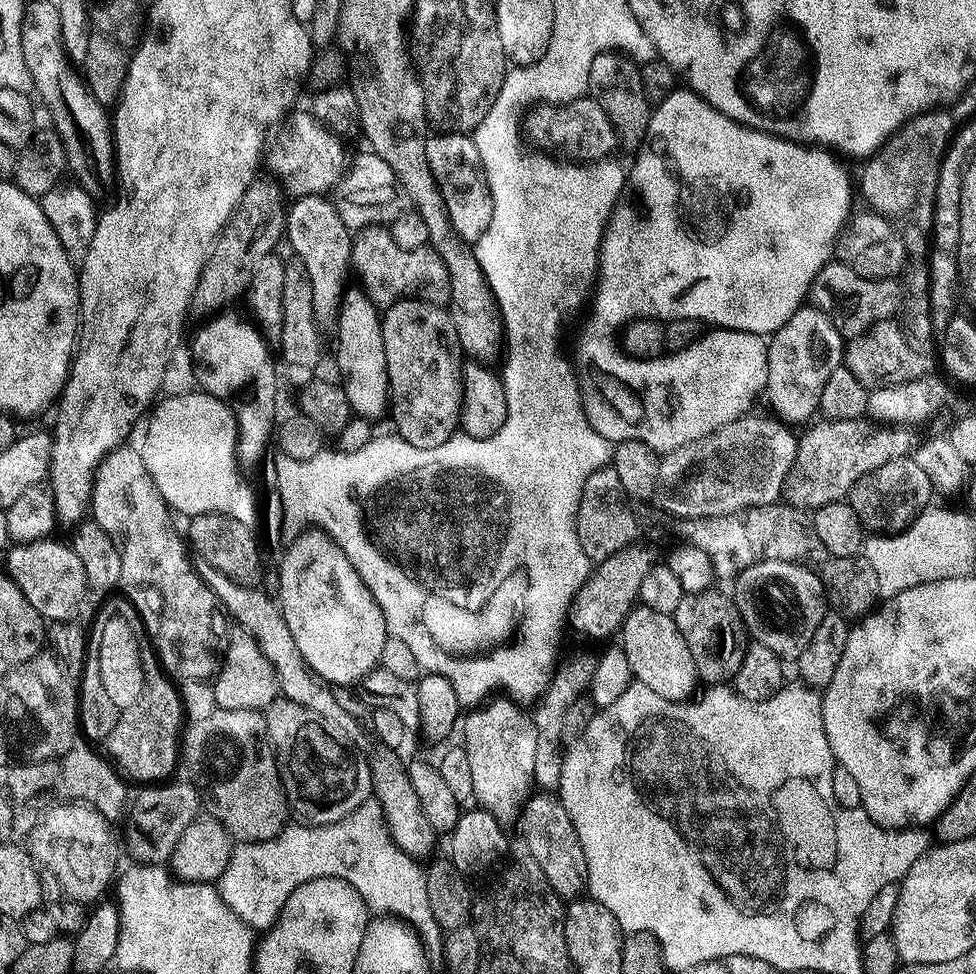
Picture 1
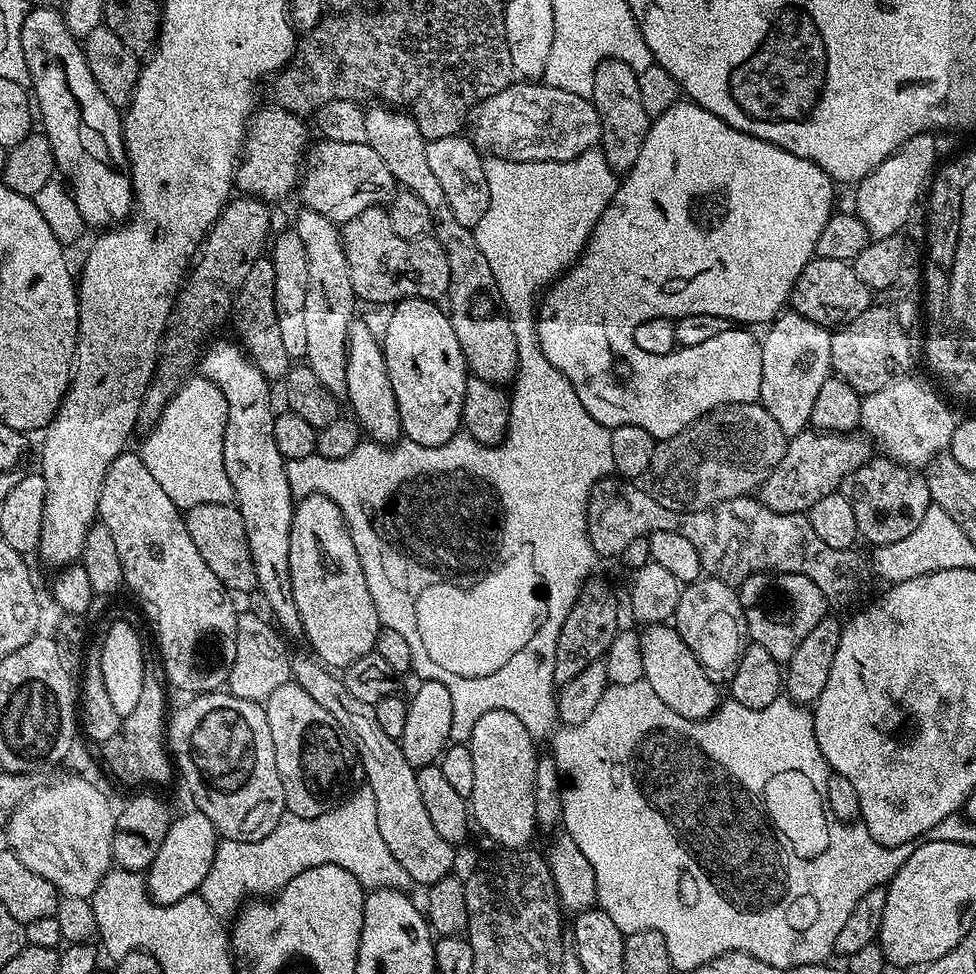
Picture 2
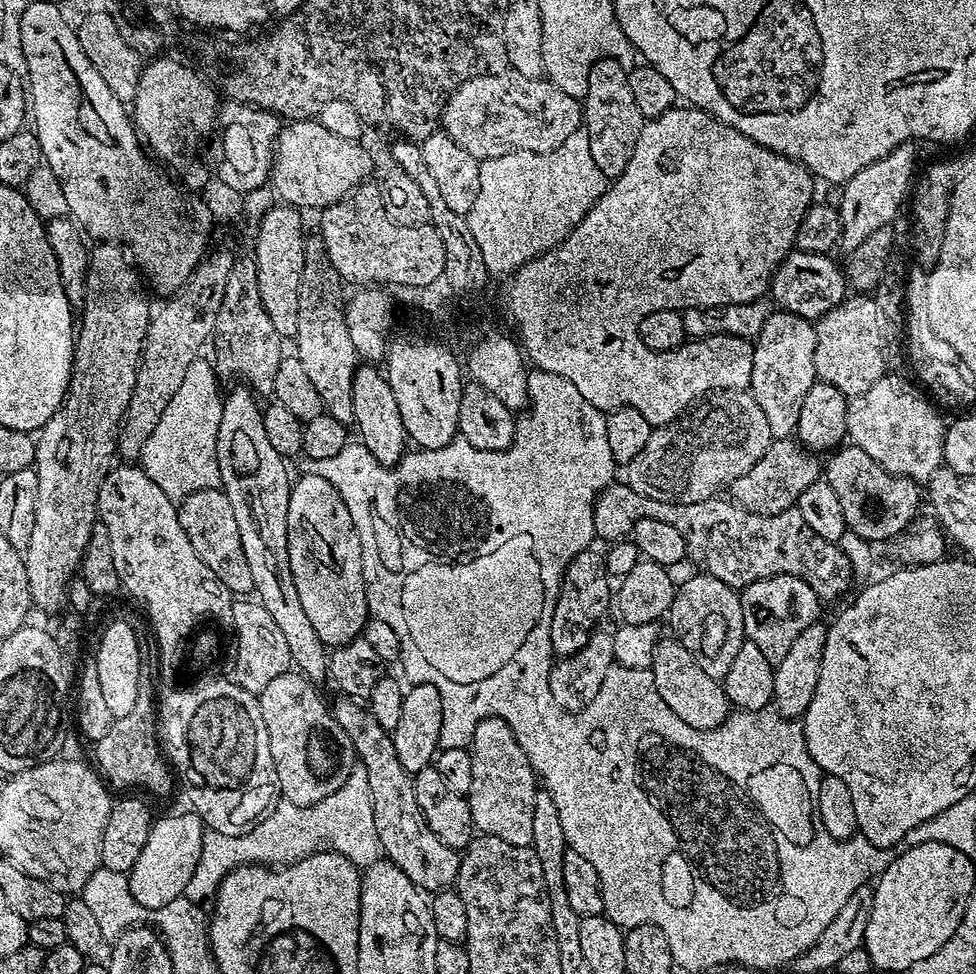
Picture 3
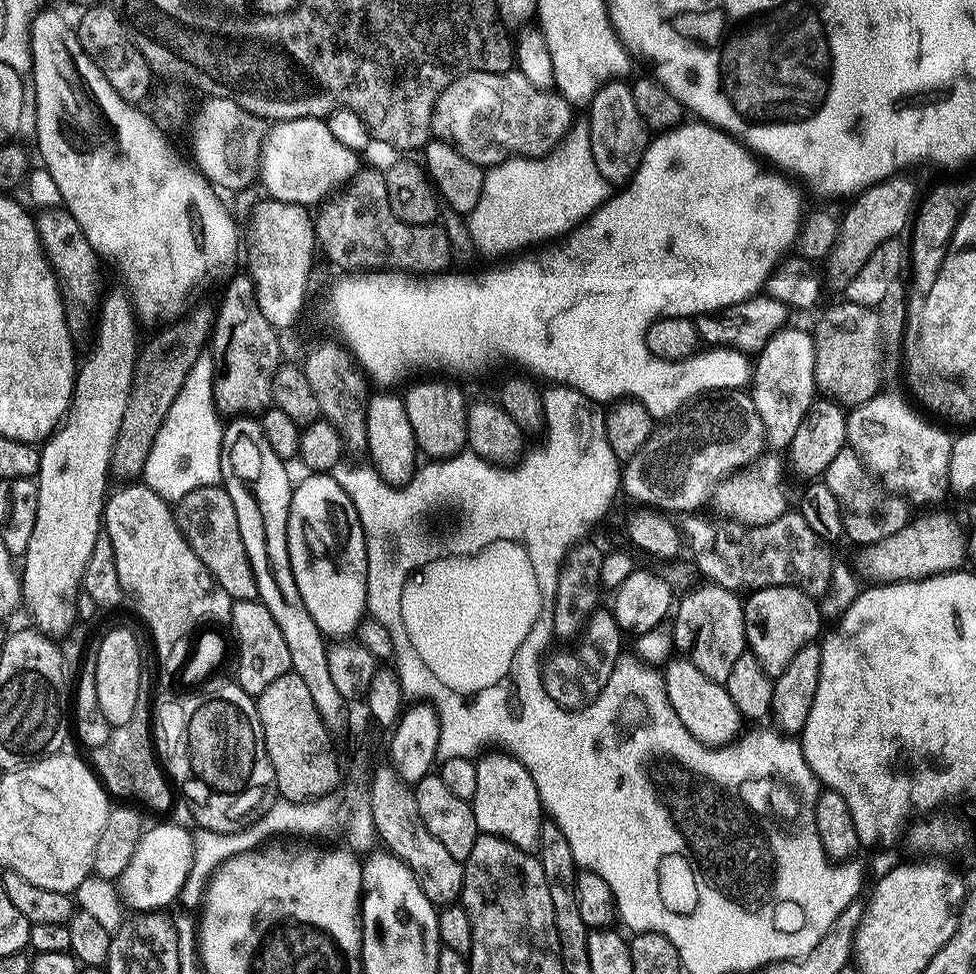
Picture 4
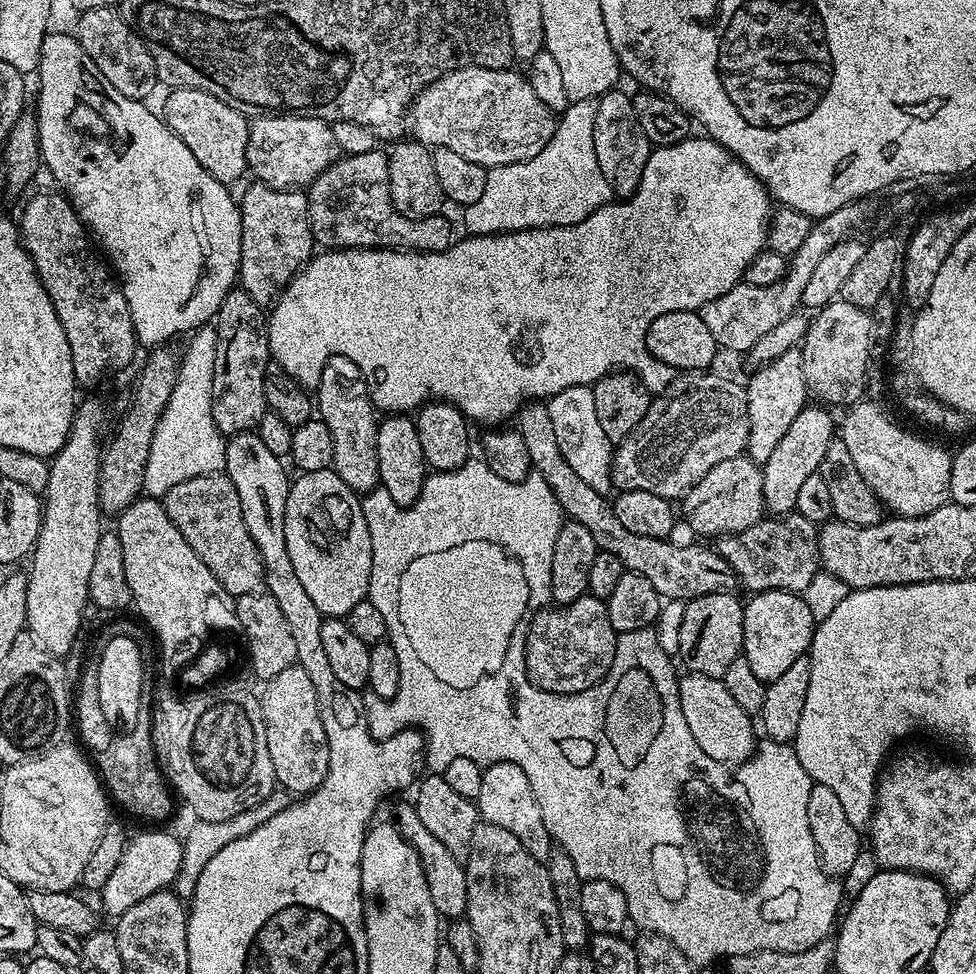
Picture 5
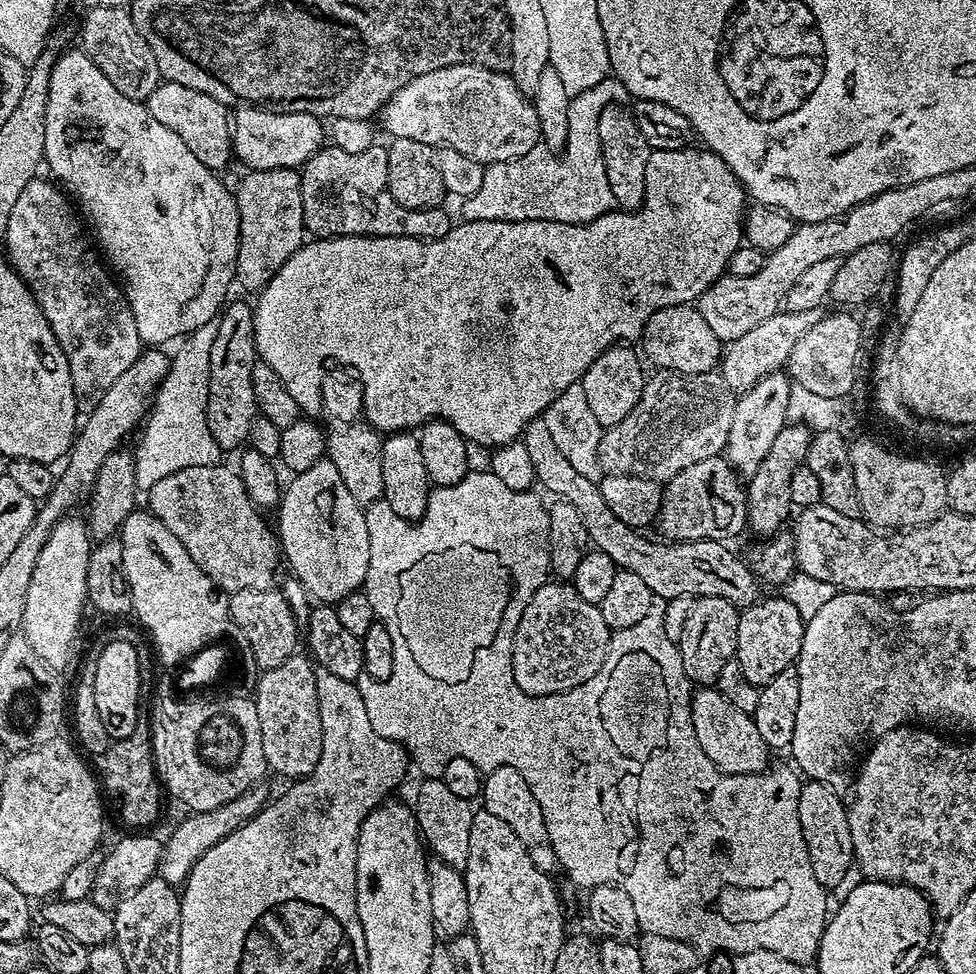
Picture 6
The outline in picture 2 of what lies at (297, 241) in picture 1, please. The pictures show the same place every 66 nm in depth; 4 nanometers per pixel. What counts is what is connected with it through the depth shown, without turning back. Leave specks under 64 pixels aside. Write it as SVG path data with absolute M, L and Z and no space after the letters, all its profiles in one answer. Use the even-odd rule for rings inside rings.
M304 210L294 224L294 231L306 250L306 367L314 370L318 382L330 390L337 398L348 395L346 366L348 365L348 332L354 323L352 307L358 304L354 286L350 282L350 266L346 262L346 252L342 232L333 224L330 216L321 212Z

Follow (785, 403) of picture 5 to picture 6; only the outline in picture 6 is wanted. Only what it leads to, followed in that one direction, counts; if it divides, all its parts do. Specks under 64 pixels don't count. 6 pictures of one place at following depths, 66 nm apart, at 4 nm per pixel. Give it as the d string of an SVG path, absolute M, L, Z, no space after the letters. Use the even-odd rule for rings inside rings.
M778 371L737 399L734 423L730 426L730 438L723 455L728 465L741 477L751 478L754 470L762 466L762 458L766 458L766 454L770 454L770 446L774 446L774 438L778 438L778 434L789 423L787 407L790 406L792 385L791 379L783 371Z

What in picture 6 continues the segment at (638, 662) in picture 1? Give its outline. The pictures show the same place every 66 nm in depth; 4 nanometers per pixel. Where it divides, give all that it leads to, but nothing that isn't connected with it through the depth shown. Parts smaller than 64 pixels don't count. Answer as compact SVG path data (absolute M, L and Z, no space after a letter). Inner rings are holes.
M712 686L697 687L690 699L692 725L698 746L702 746L702 754L706 754L710 762L714 762L719 772L725 772L727 776L754 776L769 767L770 749L766 742L762 742L762 734L758 734L758 726L749 713L726 702L726 698L722 698L722 694Z

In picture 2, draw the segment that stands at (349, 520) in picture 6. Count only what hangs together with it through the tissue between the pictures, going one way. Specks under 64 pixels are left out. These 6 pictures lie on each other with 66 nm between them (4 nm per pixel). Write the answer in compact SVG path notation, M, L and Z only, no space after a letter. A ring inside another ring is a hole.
M305 496L293 511L290 526L290 586L294 590L294 606L298 606L298 618L302 622L303 639L308 639L313 652L311 655L321 665L332 670L343 670L373 651L382 625L374 614L370 590L364 584L362 562L356 559L356 547L348 537L348 523L328 496Z

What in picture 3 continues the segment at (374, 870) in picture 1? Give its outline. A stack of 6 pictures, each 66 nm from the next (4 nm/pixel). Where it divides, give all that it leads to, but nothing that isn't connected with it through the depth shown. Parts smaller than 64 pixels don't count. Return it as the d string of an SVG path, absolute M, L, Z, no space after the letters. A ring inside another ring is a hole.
M353 767L344 785L321 804L311 808L295 808L285 803L284 808L280 807L273 807L270 812L272 832L260 827L243 832L241 836L205 831L202 854L198 858L198 866L194 866L190 882L186 882L183 899L197 906L203 905L203 900L211 901L220 889L220 883L241 864L284 866L304 860L316 852L336 852L355 864L357 869L366 870L381 859L378 830L374 830L374 802L363 767Z

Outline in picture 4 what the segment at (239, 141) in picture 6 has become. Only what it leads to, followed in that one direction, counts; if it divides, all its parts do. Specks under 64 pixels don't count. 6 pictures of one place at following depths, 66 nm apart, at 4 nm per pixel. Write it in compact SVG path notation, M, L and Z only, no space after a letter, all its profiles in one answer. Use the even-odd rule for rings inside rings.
M307 116L297 120L277 120L264 133L263 143L260 145L260 171L259 183L264 183L264 188L269 197L282 202L294 202L305 206L316 206L339 186L348 182L361 169L361 157L352 152L334 134L330 134L327 119L319 116Z

